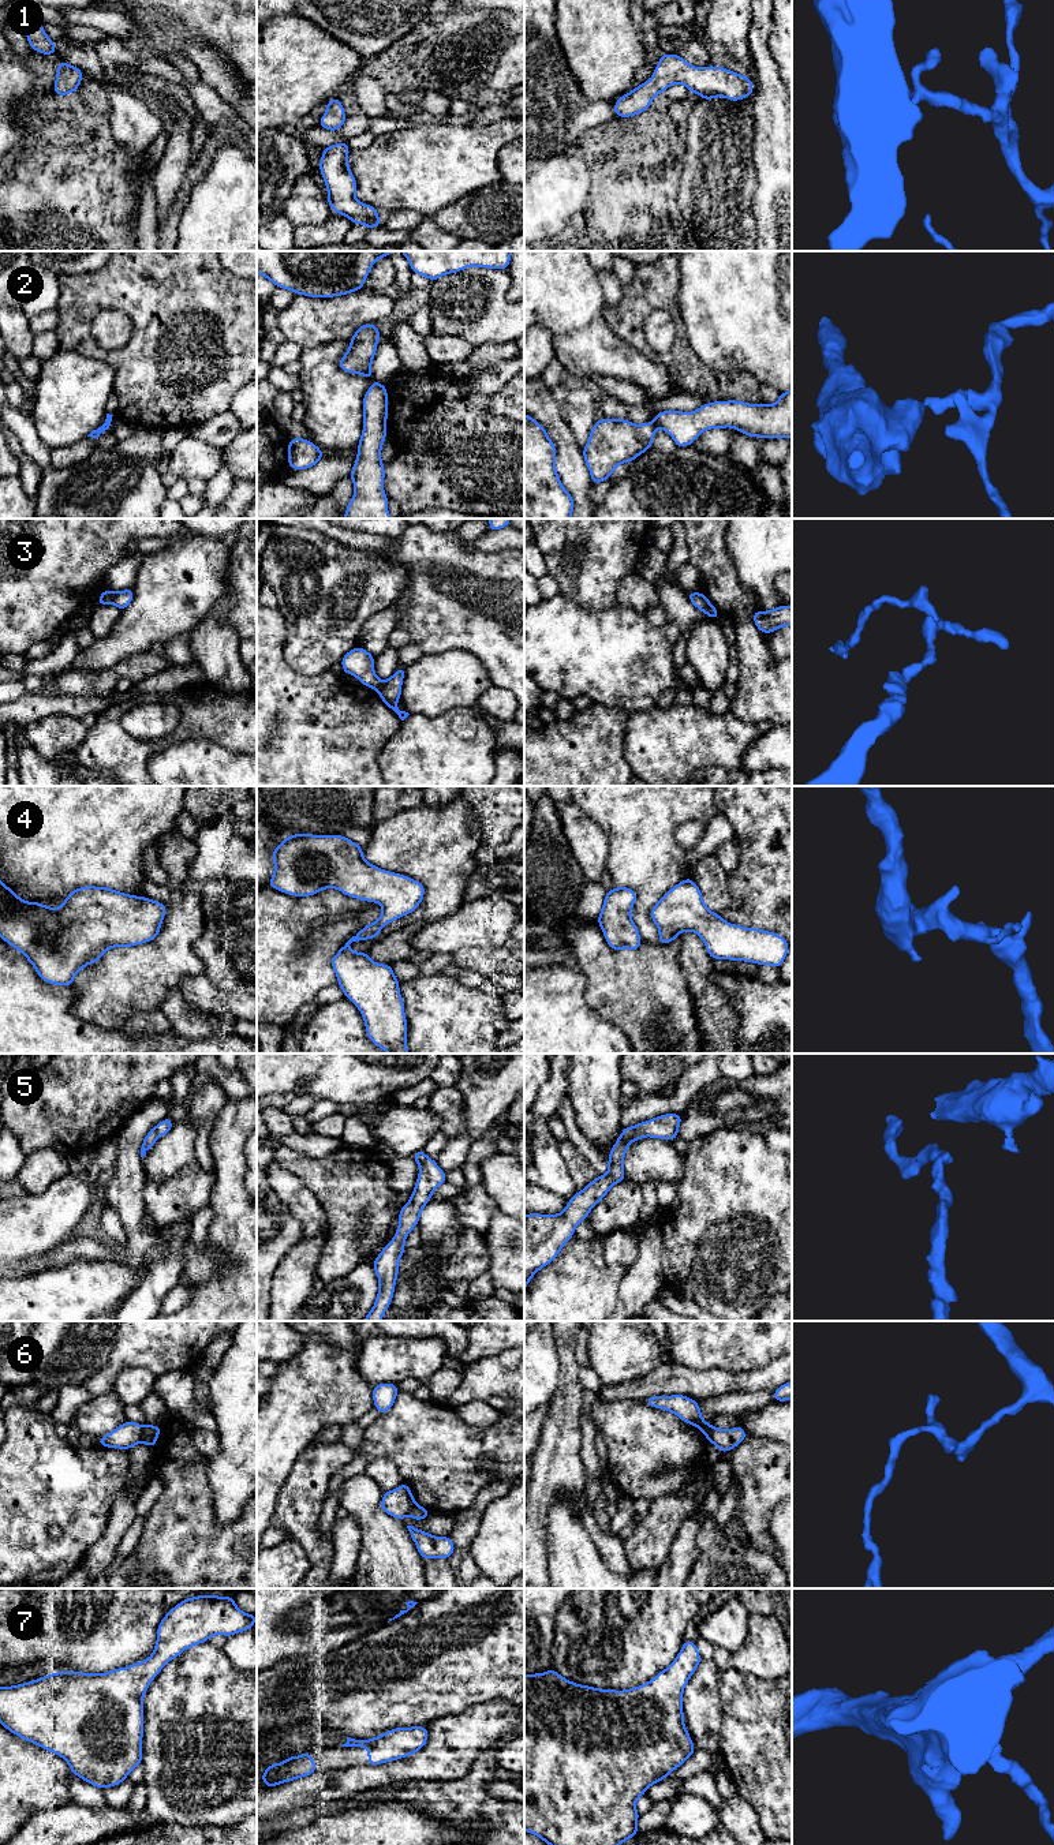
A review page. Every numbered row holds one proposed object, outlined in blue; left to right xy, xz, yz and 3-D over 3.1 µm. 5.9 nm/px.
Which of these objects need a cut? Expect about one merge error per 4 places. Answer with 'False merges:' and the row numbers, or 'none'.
False merges: 2, 3, 6

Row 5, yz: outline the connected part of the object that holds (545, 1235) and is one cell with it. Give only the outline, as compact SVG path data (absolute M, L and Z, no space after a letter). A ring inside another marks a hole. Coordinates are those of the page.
M665 1114L632 1127L623 1127L608 1157L606 1175L598 1175L582 1191L575 1193L561 1213L524 1216L524 1291L532 1276L558 1255L575 1235L576 1225L587 1219L610 1187L625 1180L624 1156L628 1146L644 1137L672 1141L679 1137L681 1120L680 1114Z

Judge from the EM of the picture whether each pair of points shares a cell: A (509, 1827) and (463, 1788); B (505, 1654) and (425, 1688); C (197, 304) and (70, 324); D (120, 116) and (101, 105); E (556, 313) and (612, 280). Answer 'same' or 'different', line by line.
A: same
B: same
C: same
D: different
E: different

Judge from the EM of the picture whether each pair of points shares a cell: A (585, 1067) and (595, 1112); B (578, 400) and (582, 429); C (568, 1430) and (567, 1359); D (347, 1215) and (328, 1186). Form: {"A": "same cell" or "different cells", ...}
{"A": "same cell", "B": "same cell", "C": "same cell", "D": "same cell"}

